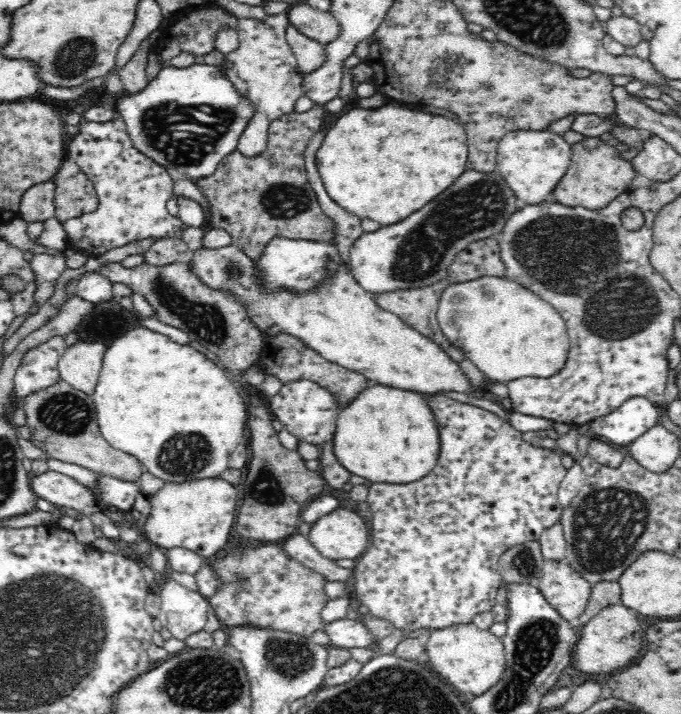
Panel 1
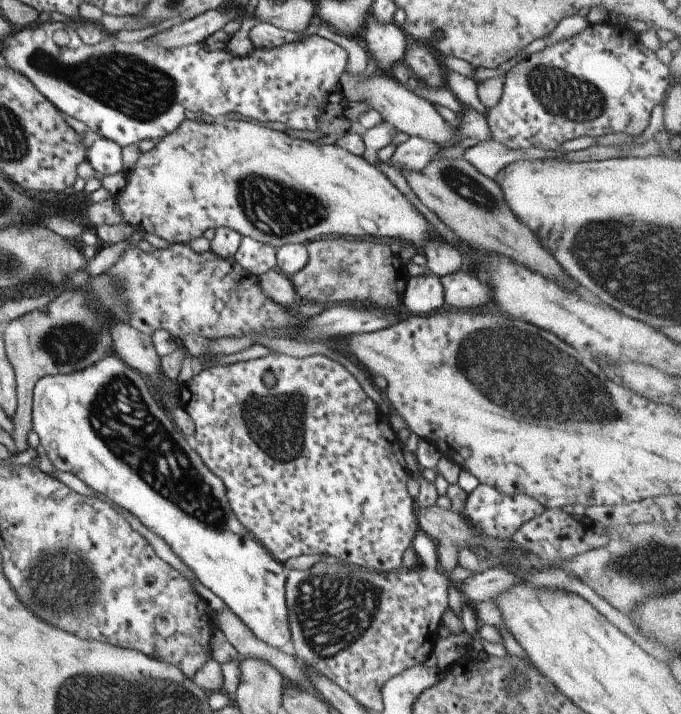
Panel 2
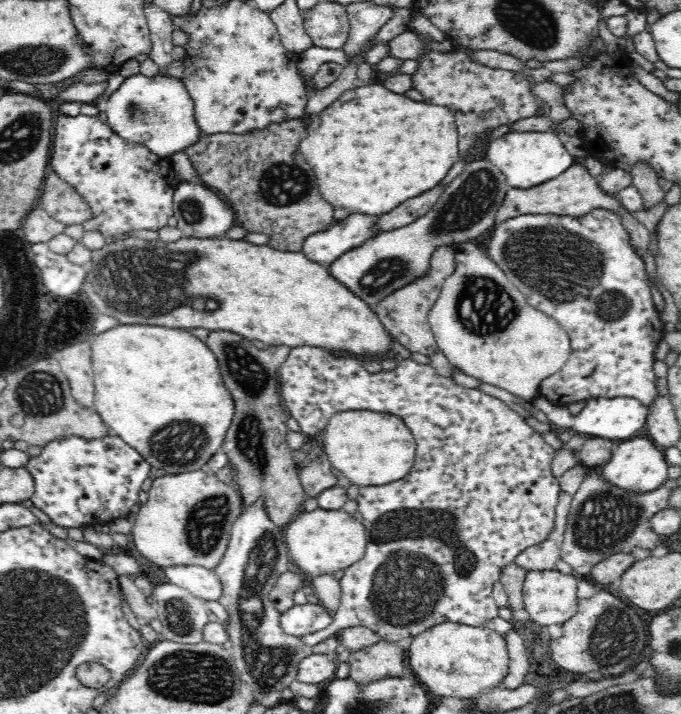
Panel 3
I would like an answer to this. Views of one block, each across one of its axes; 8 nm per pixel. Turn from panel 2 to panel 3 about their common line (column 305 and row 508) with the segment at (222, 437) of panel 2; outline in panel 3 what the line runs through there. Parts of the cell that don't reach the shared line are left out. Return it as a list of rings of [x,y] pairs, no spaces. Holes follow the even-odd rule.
[[[298,346],[292,348],[289,358],[279,368],[278,386],[281,394],[281,401],[289,416],[298,421],[301,433],[311,436],[316,432],[323,431],[333,414],[348,412],[350,410],[366,410],[371,412],[386,412],[399,416],[408,426],[415,438],[415,459],[412,470],[400,481],[394,481],[380,486],[359,487],[357,497],[357,510],[362,514],[362,524],[365,526],[367,536],[367,547],[364,556],[344,569],[344,575],[339,580],[341,586],[341,598],[338,611],[333,614],[333,621],[318,633],[312,633],[301,637],[305,646],[310,648],[316,643],[328,637],[338,637],[338,632],[343,628],[353,626],[365,626],[373,630],[380,640],[398,642],[404,638],[414,638],[417,634],[442,623],[464,623],[470,626],[484,626],[487,620],[498,617],[498,608],[492,596],[493,584],[498,582],[500,572],[526,548],[540,544],[548,538],[555,522],[555,506],[558,502],[558,495],[561,491],[559,480],[552,473],[552,459],[555,453],[544,438],[532,425],[528,425],[521,414],[514,411],[506,402],[484,394],[475,388],[466,388],[454,383],[452,379],[437,374],[437,371],[429,364],[418,364],[414,360],[399,359],[398,366],[388,372],[376,372],[371,374],[362,366],[363,358],[356,357],[350,353],[335,353],[324,348],[312,348],[310,346]]]

